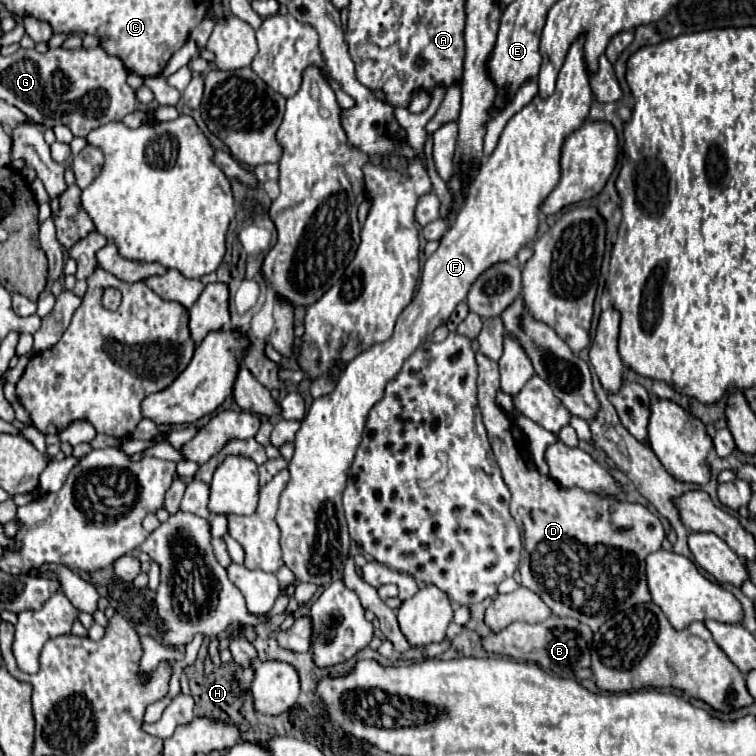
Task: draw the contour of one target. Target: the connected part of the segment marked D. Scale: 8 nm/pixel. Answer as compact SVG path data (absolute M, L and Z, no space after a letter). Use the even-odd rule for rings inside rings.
M479 351L475 359L478 408L504 483L512 493L510 513L522 529L526 553L522 553L520 567L514 575L518 585L540 595L558 617L578 619L592 631L598 631L610 615L638 603L648 603L650 591L646 587L644 559L662 547L666 535L660 519L644 505L602 497L578 487L566 489L548 475L538 473L528 455L528 441L524 441L522 429L496 403L498 363ZM620 527L630 527L630 531L618 533Z

